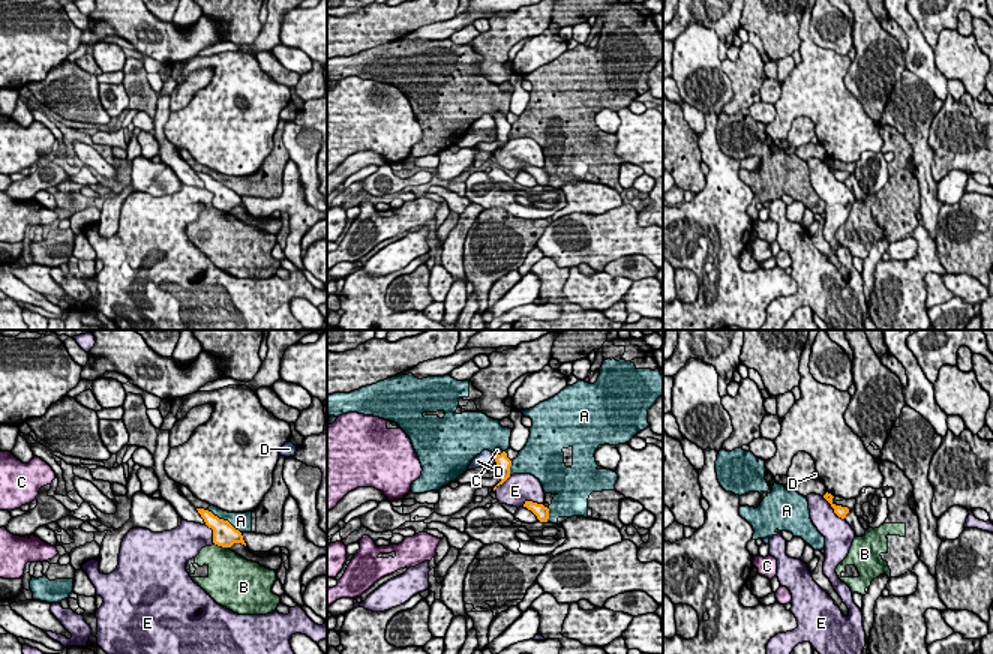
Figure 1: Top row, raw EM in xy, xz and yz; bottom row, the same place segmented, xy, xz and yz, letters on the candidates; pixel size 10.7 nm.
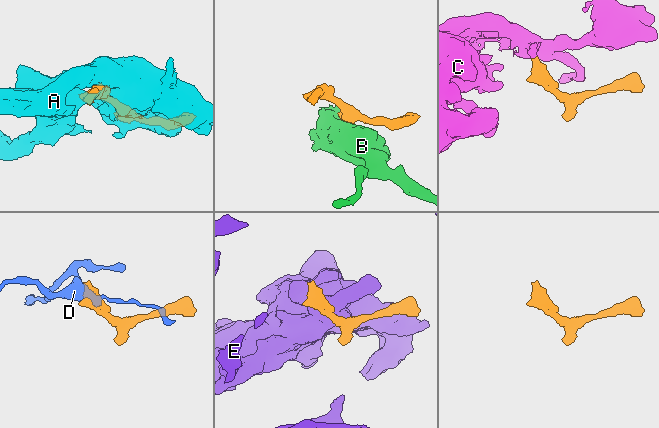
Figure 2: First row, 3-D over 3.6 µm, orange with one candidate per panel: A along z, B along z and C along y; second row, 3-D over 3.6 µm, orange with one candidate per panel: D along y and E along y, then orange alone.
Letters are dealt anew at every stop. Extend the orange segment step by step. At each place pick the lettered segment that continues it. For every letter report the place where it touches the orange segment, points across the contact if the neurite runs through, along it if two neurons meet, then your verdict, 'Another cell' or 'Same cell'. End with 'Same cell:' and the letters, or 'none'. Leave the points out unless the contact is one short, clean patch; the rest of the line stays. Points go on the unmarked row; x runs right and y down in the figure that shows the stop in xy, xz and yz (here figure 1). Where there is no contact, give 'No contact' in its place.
A: Touches orange at xy (222, 183). Another cell
B: Touches orange at xy (222, 210). Another cell
C: Touches orange at xz (498, 119). Path across: xz (503, 126), (498, 119), (497, 114). Same cell
D: Touches orange at xz (495, 122). Another cell
E: Touches orange at yz (833, 171). Another cell
Same cell: C

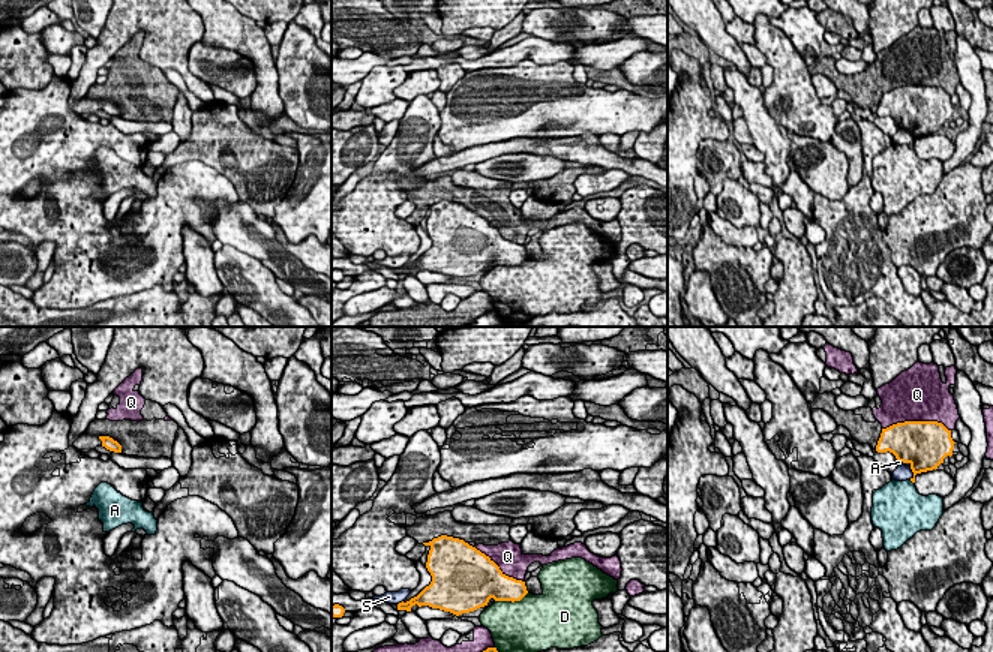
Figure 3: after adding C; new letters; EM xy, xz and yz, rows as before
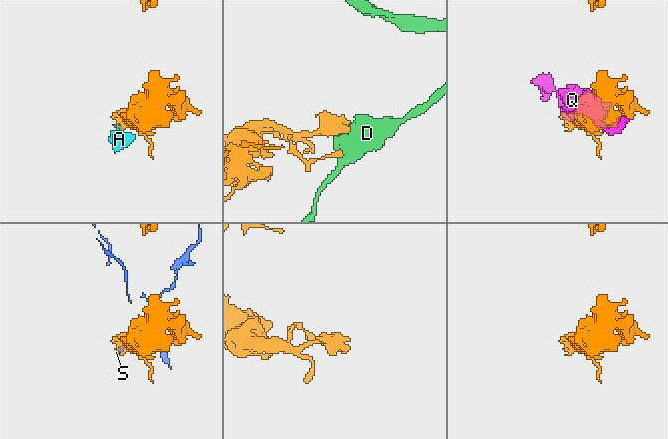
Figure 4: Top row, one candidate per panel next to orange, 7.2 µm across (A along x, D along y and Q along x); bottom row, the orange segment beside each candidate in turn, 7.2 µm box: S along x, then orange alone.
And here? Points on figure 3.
A: Touches orange at yz (912, 146). Same cell
D: Touches orange at xz (510, 264). Another cell
Q: Touches orange at yz (917, 86). Another cell
S: Touches orange at yz (912, 135). Another cell
Same cell: A

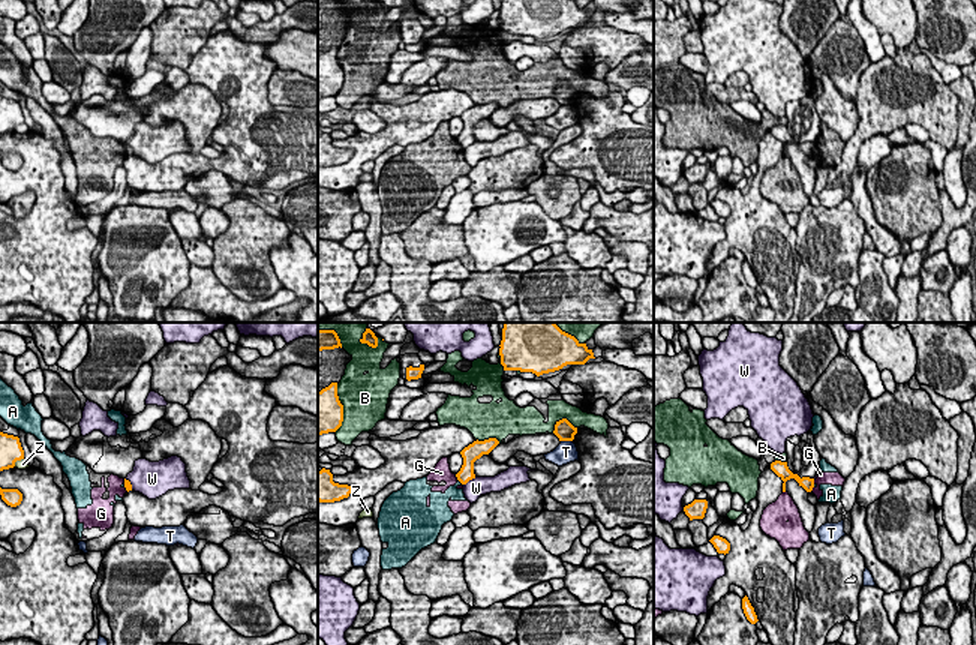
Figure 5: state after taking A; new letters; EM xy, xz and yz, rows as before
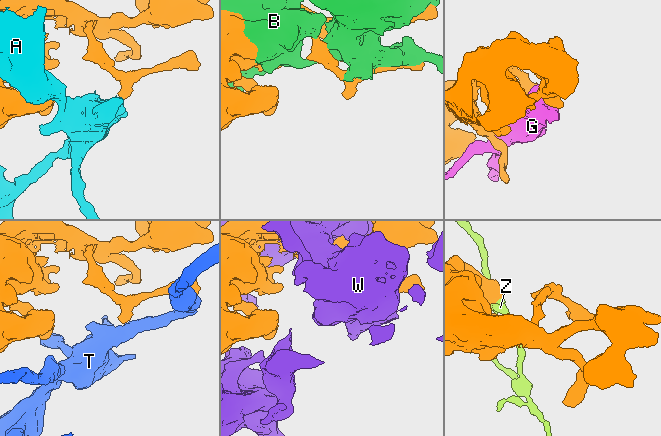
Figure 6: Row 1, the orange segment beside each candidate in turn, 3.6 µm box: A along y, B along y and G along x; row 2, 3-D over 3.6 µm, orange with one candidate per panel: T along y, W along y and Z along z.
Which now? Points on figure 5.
A: Touches orange at xz (459, 144). Boundary: xz (458, 143), (462, 149). Another cell
B: Touches orange at xz (562, 83). Another cell
G: Touches orange at xz (456, 140). Another cell
T: Touches orange at xz (567, 104). Another cell
W: Touches orange at xz (470, 143). Another cell
Z: Touches orange at xy (17, 123). Boundary: xy (23, 122), (14, 129). Another cell
Same cell: none

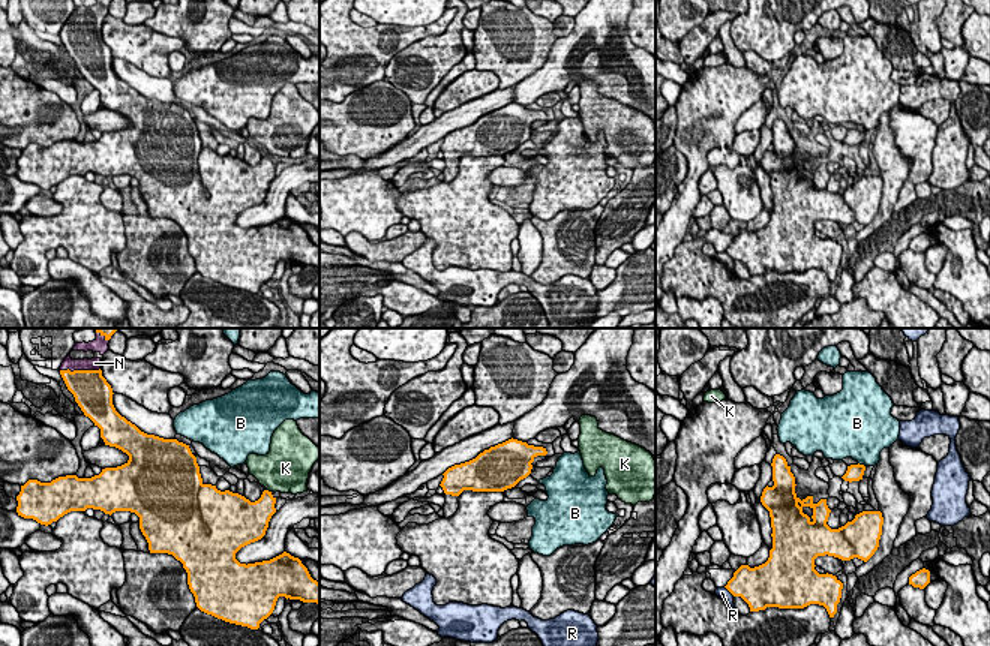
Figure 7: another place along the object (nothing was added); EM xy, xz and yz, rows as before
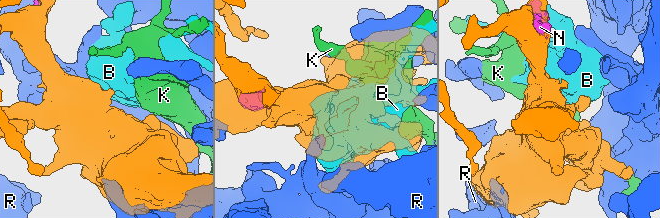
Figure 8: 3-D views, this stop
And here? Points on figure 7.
B: Touches orange at yz (861, 129). Same cell
K: Touches orange at xy (267, 155). Boundary: xy (267, 153), (270, 156). Another cell
N: Touches orange at xy (80, 35). Same cell
R: Touches orange at yz (729, 255). Another cell
Same cell: B, N

